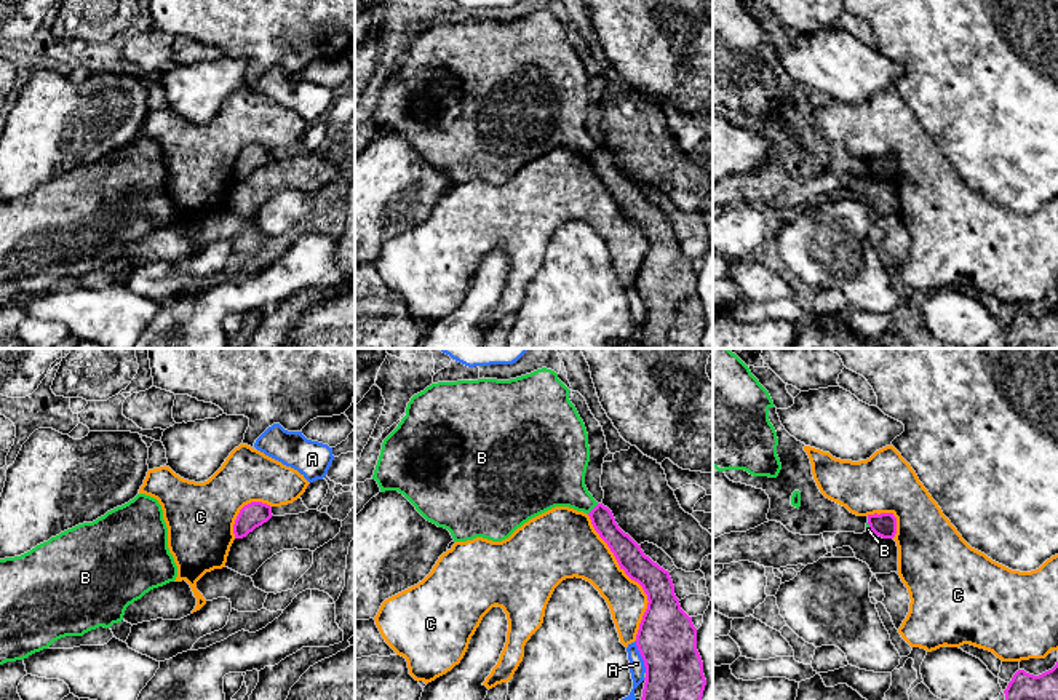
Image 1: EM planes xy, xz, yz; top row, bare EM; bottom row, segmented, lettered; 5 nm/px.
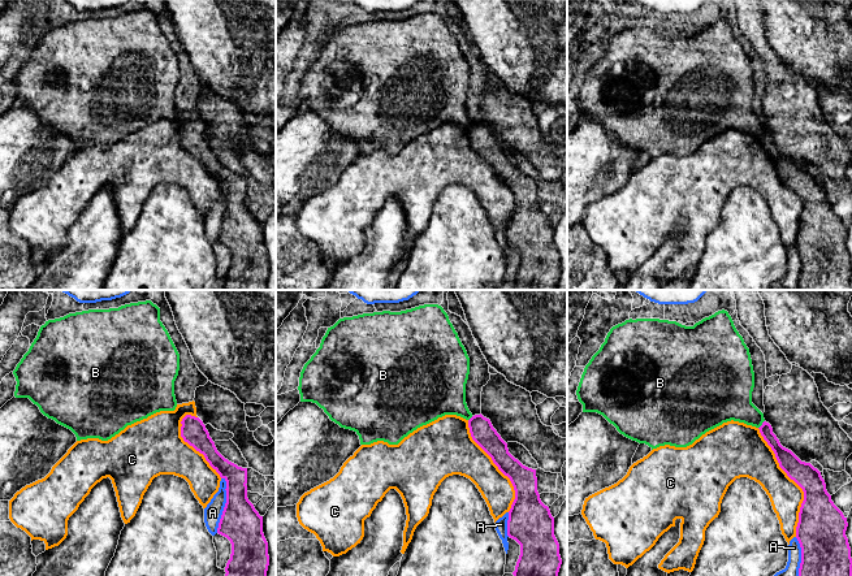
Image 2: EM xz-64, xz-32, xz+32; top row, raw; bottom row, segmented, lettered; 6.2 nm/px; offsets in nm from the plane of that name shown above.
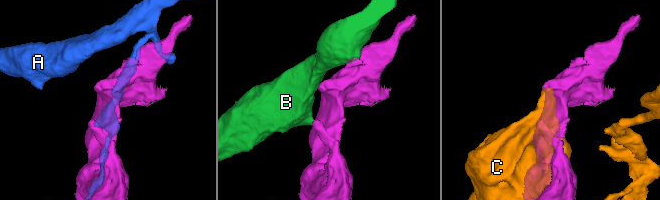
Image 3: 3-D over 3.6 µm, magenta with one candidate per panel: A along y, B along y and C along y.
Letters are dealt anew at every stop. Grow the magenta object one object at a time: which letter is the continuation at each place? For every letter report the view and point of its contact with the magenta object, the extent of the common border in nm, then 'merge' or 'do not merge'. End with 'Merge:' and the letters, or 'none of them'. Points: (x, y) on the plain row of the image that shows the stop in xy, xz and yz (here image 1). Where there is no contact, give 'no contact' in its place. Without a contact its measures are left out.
A: meets magenta in xz at (641, 298); contact 170 nm long; do not merge
B: meets magenta in xz at (593, 151); contact 80 nm long; do not merge
C: meets magenta in xz at (632, 221); contact 700 nm long; do not merge
Merge: none of them

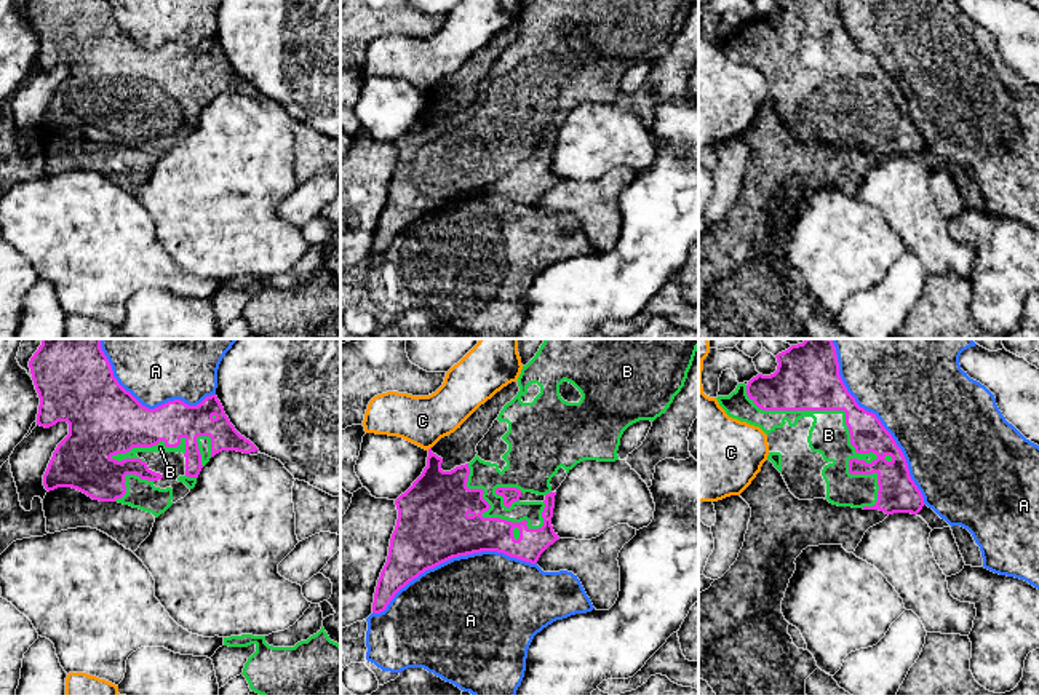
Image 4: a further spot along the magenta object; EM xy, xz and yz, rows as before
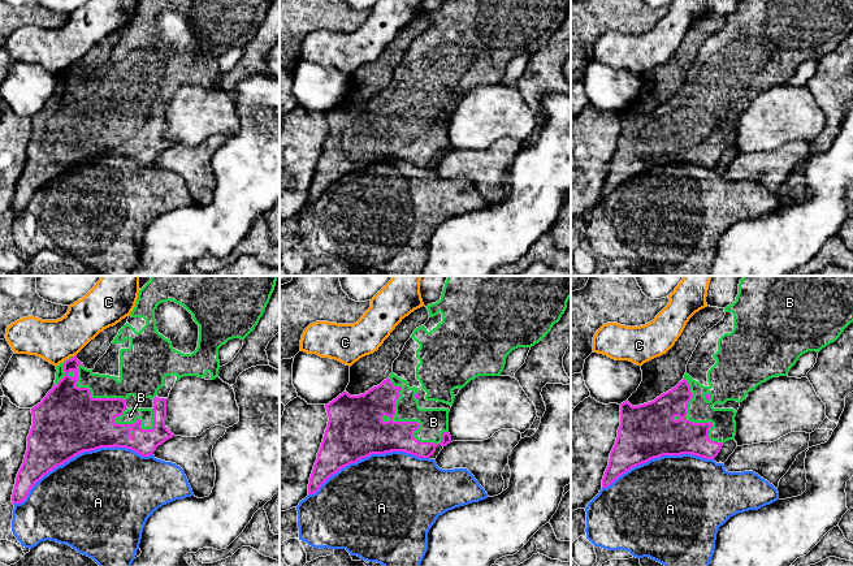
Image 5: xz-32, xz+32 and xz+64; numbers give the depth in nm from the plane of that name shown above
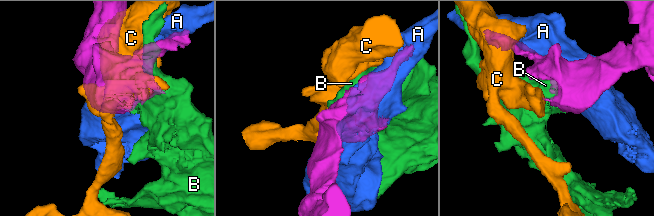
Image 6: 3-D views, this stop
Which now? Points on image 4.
A: meets magenta in xz at (453, 198); contact 850 nm long; do not merge
B: meets magenta in yz at (851, 79); contact 900 nm long; merge
C: no contact; do not merge
Merge: B

